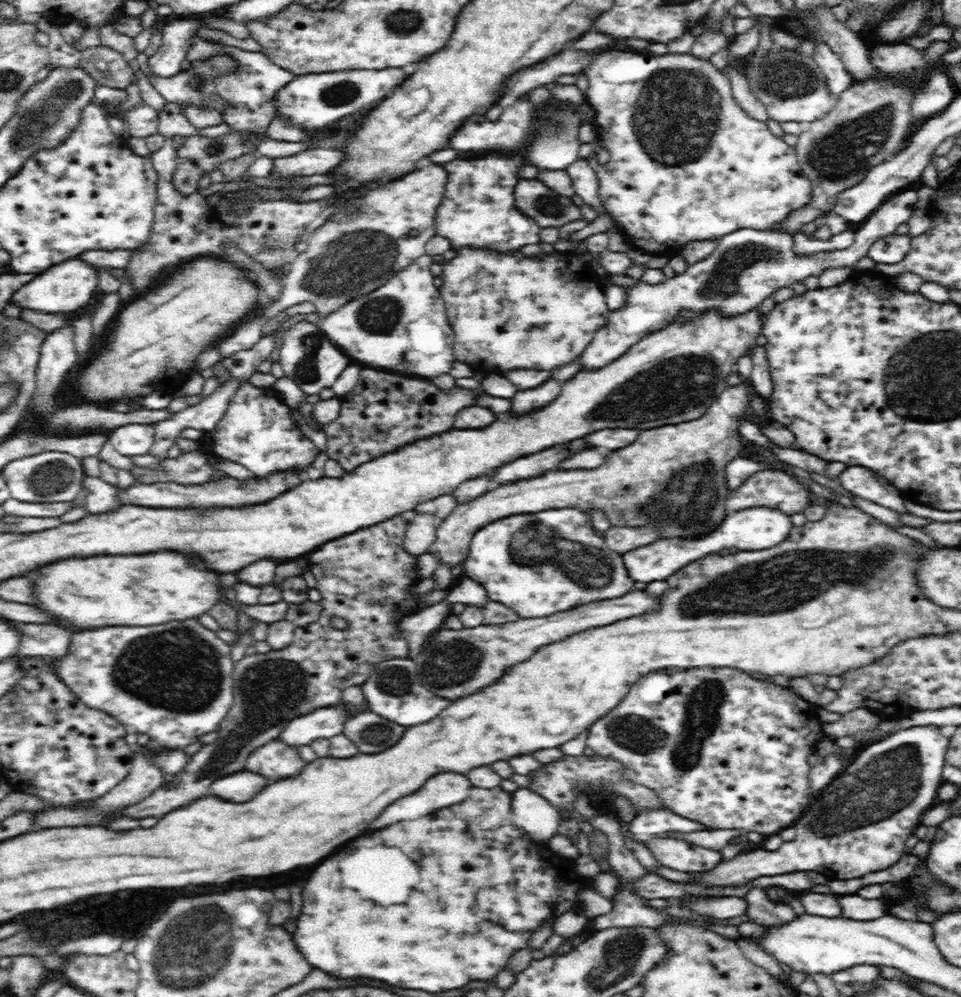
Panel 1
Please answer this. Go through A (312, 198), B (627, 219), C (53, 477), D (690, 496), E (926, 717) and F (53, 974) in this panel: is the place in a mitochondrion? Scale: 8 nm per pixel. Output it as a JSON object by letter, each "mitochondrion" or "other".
{"A":"other","B":"other","C":"mitochondrion","D":"mitochondrion","E":"other","F":"other"}

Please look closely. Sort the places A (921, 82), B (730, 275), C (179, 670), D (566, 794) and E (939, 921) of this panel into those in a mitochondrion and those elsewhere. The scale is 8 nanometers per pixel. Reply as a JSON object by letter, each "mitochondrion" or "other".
{"A":"other","B":"mitochondrion","C":"mitochondrion","D":"other","E":"other"}

